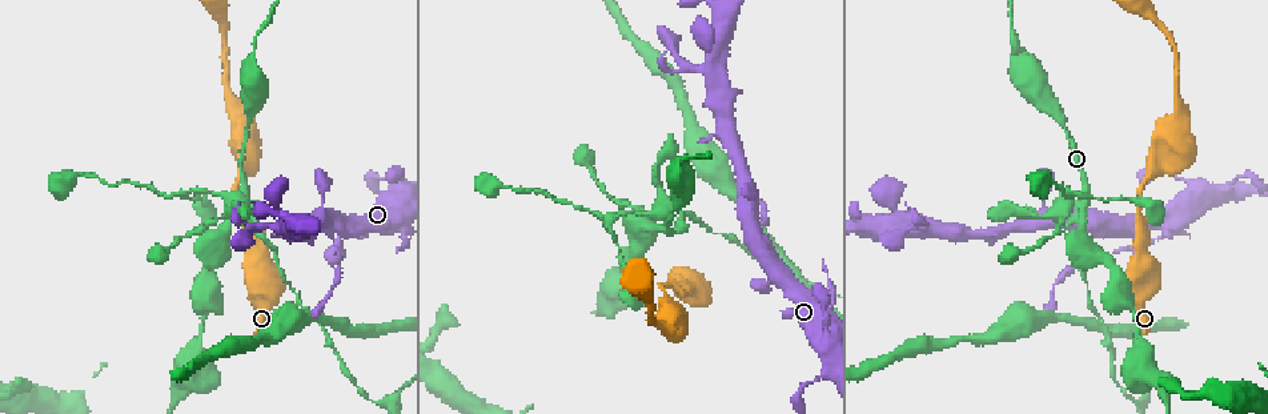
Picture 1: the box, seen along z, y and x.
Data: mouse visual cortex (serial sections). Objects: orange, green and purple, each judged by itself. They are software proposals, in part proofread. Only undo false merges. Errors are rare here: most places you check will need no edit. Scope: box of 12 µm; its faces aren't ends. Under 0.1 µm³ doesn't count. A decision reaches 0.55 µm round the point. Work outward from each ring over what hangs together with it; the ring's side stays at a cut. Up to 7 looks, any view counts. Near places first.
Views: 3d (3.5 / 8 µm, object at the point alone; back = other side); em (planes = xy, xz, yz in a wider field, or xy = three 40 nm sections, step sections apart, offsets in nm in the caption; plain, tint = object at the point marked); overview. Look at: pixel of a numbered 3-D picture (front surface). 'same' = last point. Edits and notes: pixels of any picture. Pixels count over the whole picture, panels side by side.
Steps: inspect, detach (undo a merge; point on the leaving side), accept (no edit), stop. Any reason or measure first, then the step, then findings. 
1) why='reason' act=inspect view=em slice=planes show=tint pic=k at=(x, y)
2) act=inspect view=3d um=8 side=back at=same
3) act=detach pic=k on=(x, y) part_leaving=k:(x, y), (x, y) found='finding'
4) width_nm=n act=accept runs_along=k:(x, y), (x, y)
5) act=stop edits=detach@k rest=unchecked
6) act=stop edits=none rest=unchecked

act=inspect view=3d um=8 pic=1 at=(1043, 220)

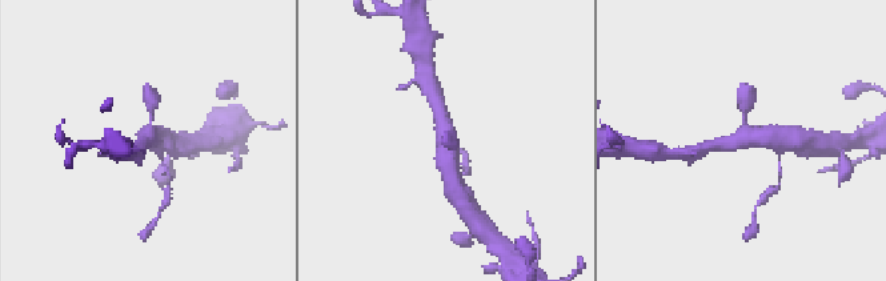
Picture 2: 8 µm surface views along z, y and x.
act=inspect view=em slice=xy step=5 show=tint pic=2 at=(153, 139)

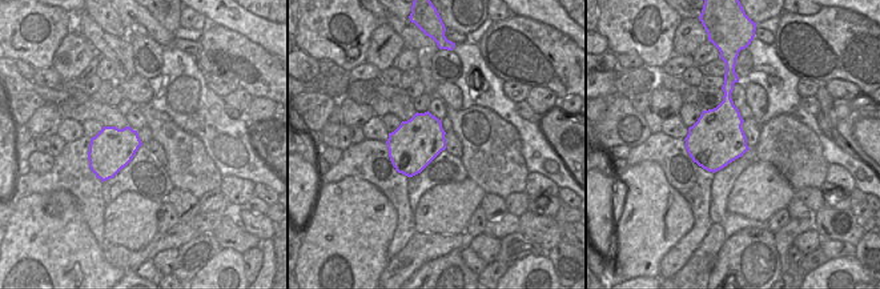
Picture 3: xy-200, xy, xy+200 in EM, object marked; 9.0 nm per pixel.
act=accept runs_along=2:(452, 177), (440, 104) found='all the same cell'

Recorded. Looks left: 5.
why='thick turns thin' act=inspect view=3d um=8 side=back pic=1 at=(1229, 185)

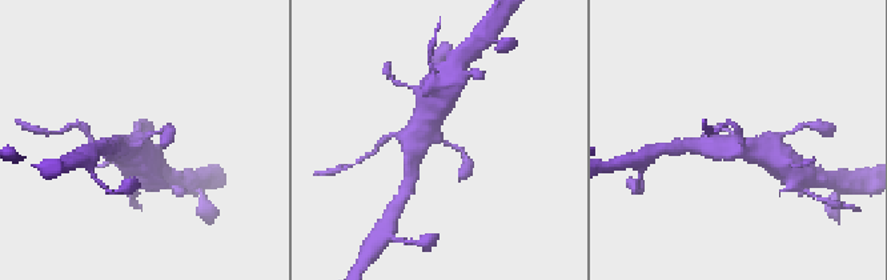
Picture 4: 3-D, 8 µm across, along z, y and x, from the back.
arm_widths_nm=150,700 act=inspect view=em slice=xy step=2 show=tint pic=4 at=(440, 139)

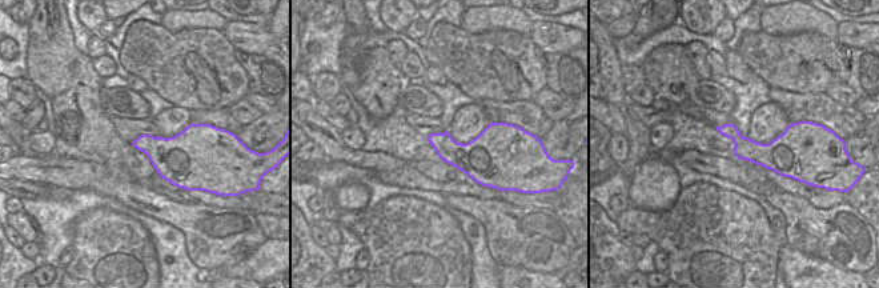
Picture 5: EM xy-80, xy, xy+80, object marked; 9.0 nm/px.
act=accept runs_along=4:(429, 111), (428, 130), (460, 148), (466, 162) found='continuous, no second cell'

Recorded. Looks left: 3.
act=inspect view=3d um=3.5 pic=1 at=(250, 150)

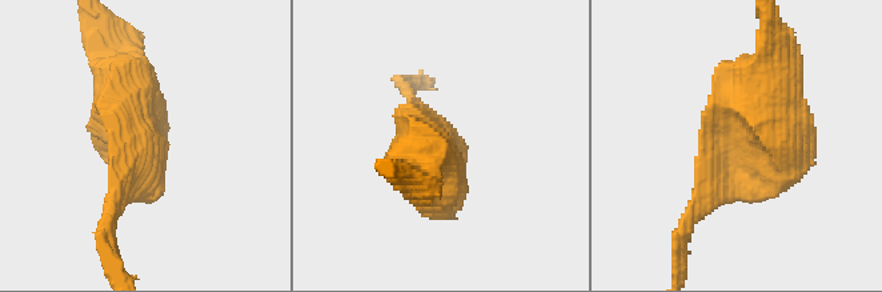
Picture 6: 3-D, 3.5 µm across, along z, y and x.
act=inspect view=em slice=xy step=1 show=tint pic=6 at=(739, 146)

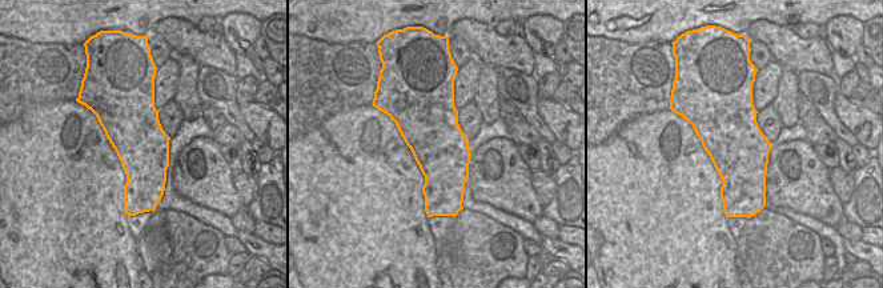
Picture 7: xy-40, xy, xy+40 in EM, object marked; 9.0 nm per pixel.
act=accept found='continuous, no second cell'

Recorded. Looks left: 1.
act=stop edits=none rest=unchecked

